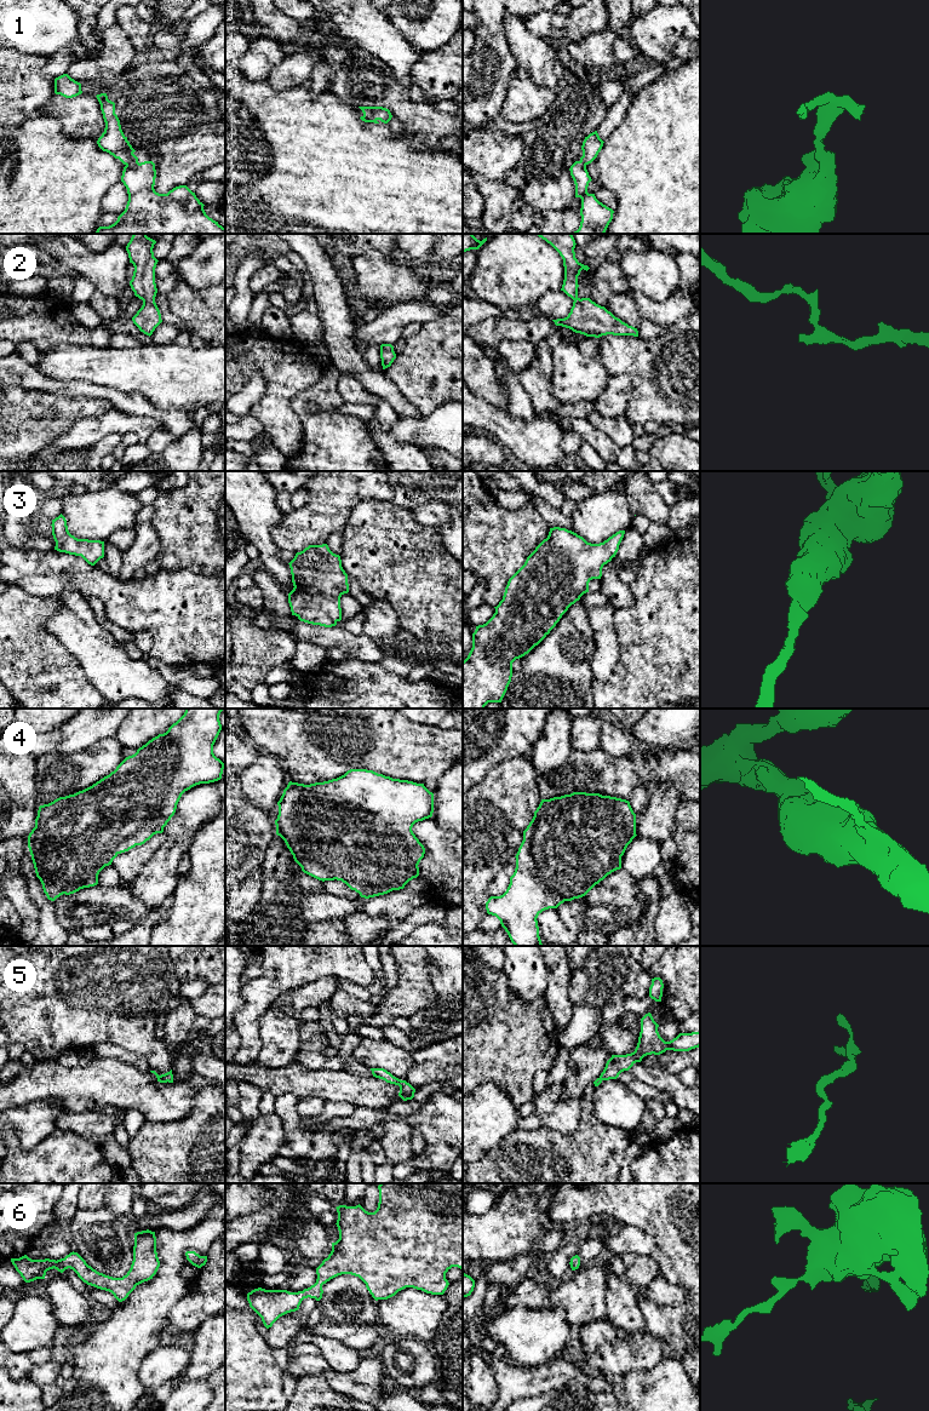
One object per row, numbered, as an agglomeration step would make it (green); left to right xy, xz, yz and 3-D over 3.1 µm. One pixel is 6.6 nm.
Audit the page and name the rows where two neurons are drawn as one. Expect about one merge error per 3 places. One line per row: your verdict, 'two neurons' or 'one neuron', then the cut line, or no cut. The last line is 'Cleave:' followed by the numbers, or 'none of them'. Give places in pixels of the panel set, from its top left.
1: one neuron; no cut
2: one neuron; no cut
3: one neuron; no cut
4: one neuron; no cut
5: one neuron; no cut
6: one neuron; no cut
Cleave: none of them

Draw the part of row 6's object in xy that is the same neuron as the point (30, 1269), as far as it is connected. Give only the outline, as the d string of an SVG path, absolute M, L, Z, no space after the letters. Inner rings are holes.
M149 1229L134 1233L133 1261L122 1278L113 1278L97 1272L74 1251L57 1261L31 1260L24 1255L19 1258L11 1258L11 1262L25 1283L45 1279L46 1272L53 1268L61 1273L70 1268L84 1283L111 1292L119 1302L125 1301L137 1285L153 1279L160 1267L155 1232Z

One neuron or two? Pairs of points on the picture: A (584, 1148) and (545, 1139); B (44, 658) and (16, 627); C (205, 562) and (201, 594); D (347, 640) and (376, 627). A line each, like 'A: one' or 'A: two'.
A: one
B: one
C: two
D: two

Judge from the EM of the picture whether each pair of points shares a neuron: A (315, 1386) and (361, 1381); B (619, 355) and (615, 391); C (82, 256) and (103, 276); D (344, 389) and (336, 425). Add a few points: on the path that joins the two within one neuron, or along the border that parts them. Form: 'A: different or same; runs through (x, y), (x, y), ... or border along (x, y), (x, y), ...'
A: different; border along (300, 1377), (320, 1374), (333, 1389), (349, 1397)
B: different; border along (609, 374), (629, 378), (628, 402)
C: same; runs through (87, 261), (98, 271)
D: different; border along (340, 373), (337, 380), (338, 393)

